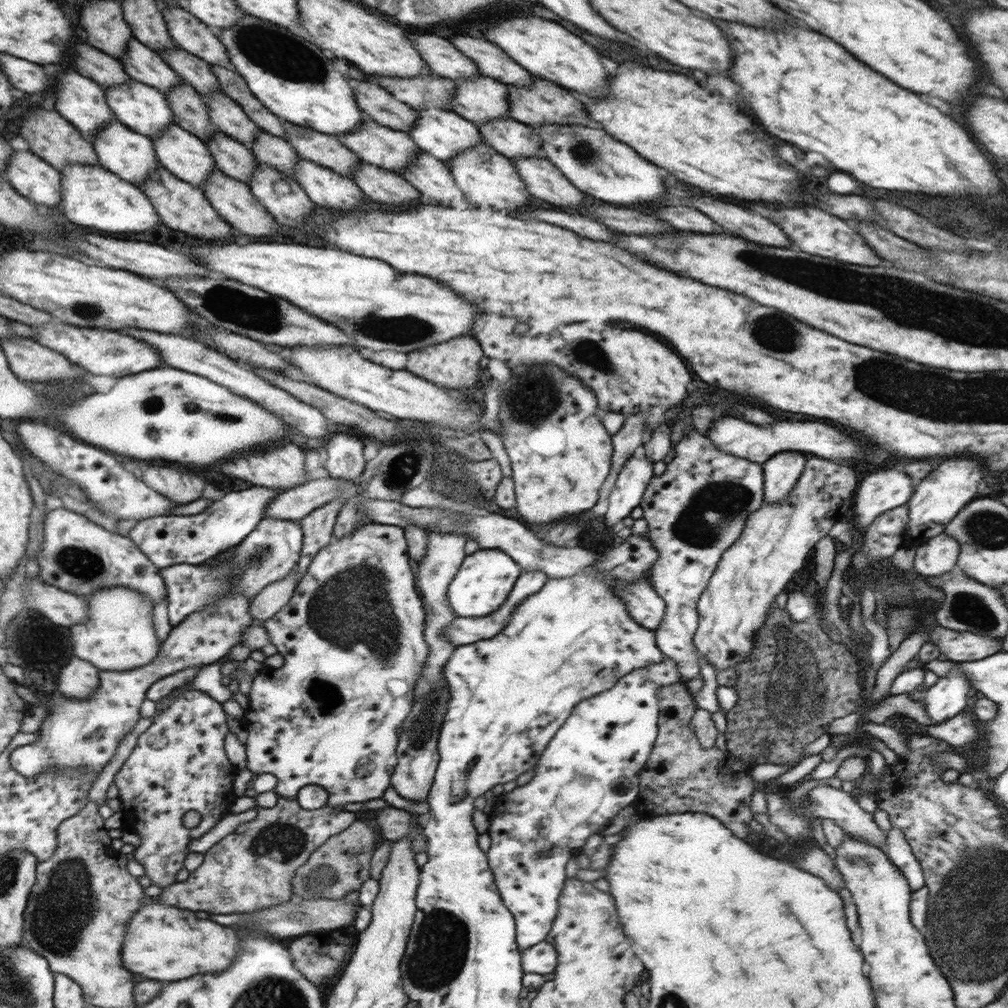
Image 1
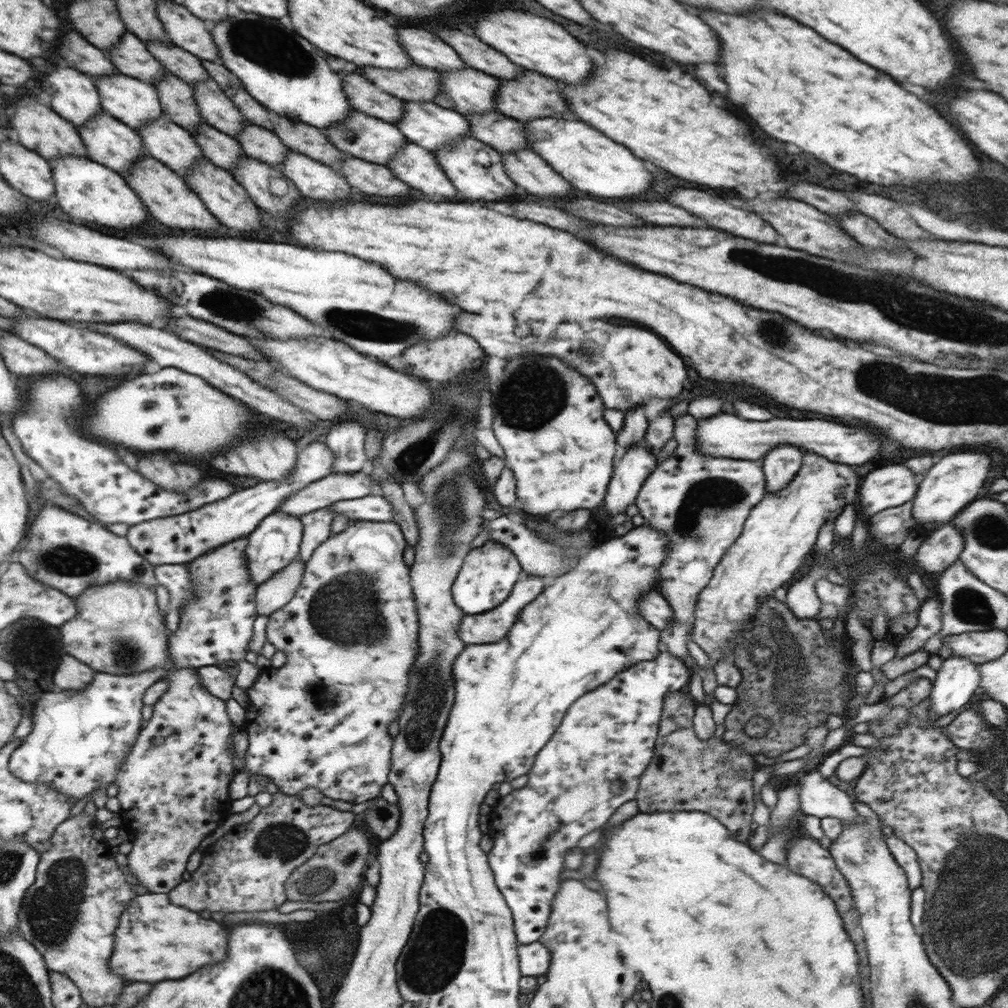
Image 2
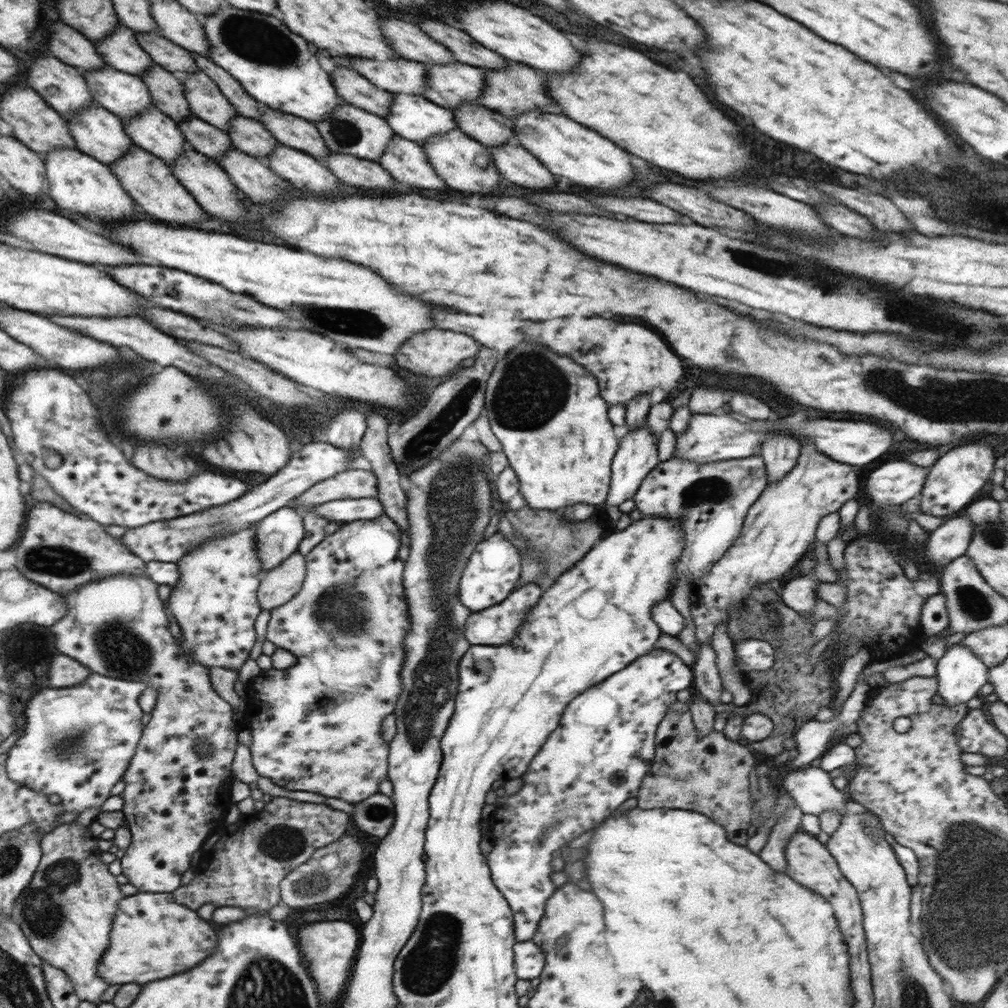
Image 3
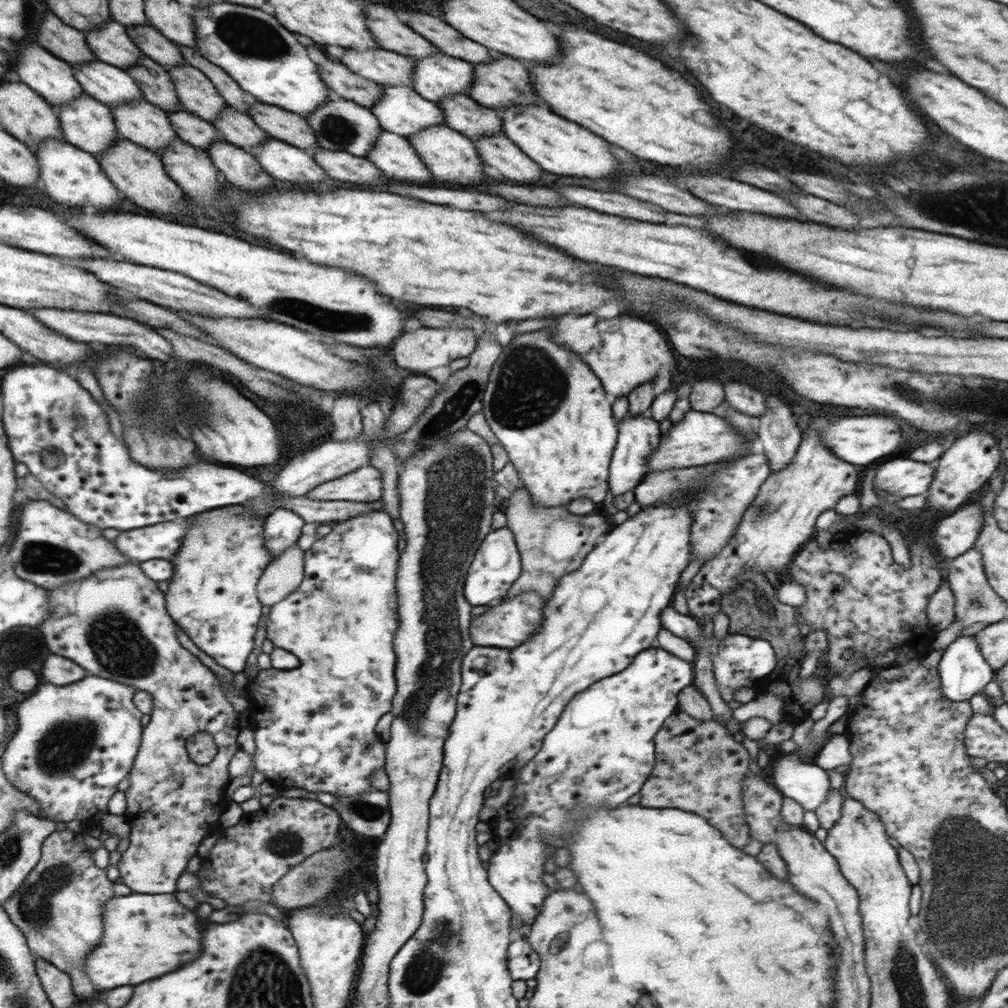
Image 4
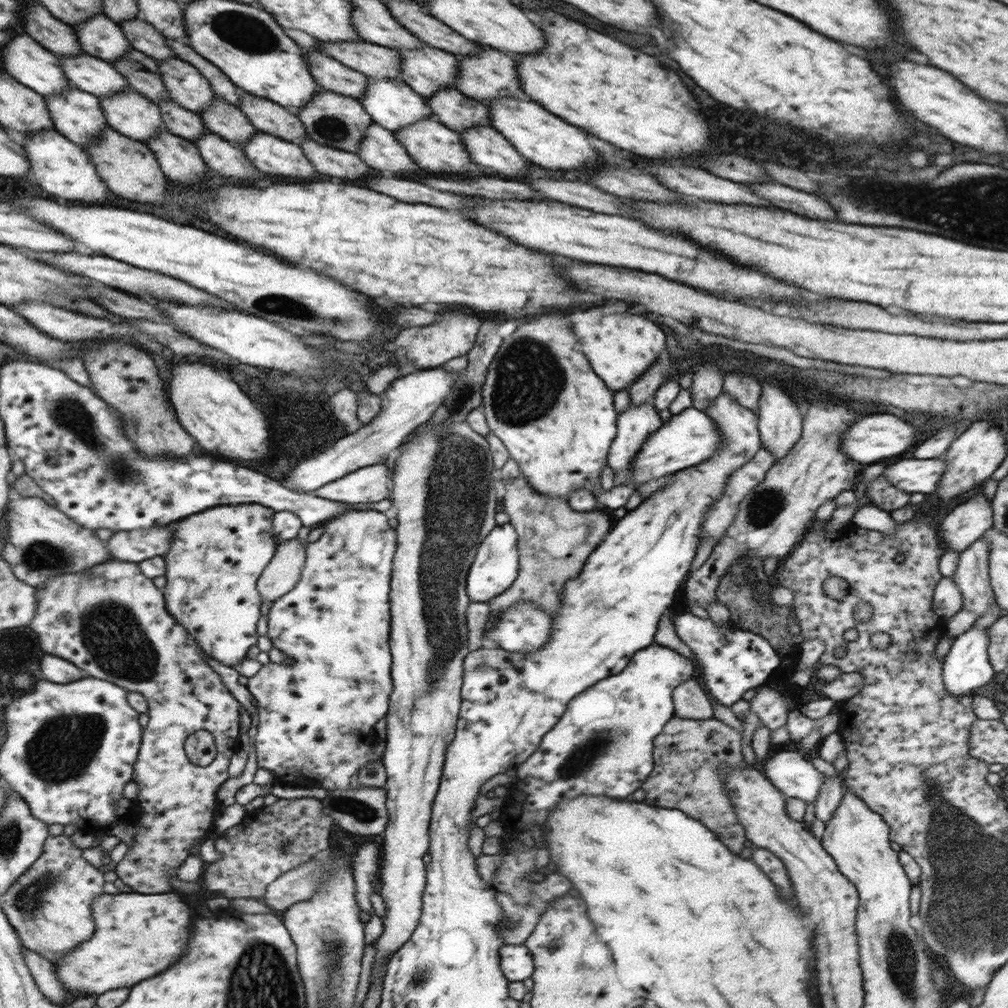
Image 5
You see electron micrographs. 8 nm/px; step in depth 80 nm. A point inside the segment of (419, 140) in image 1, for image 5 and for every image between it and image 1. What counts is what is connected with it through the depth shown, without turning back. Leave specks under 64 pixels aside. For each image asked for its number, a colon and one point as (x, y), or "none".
2: (430, 126)
3: (413, 117)
4: (401, 110)
5: (392, 104)

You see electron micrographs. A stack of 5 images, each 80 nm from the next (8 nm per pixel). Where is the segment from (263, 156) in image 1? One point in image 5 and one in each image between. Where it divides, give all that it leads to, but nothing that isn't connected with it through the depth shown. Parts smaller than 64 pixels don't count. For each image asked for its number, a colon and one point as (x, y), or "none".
2: (260, 144)
3: (249, 136)
4: (237, 128)
5: (224, 119)

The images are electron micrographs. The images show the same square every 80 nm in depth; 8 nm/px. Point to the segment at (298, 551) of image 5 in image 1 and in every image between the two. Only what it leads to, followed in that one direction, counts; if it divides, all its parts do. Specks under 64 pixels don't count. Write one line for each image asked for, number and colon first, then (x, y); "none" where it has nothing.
1: (271, 599)
2: (278, 590)
3: (278, 586)
4: (283, 575)

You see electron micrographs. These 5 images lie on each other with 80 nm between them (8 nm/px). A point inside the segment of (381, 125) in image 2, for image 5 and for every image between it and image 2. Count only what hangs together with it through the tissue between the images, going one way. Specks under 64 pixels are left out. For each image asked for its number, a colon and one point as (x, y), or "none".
3: (349, 130)
4: (340, 124)
5: (331, 119)

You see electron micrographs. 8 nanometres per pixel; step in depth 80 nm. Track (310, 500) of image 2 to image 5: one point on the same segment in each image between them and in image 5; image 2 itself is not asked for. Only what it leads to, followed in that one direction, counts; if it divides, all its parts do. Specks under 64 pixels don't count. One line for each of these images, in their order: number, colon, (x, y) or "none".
3: (353, 483)
4: (365, 484)
5: (369, 484)

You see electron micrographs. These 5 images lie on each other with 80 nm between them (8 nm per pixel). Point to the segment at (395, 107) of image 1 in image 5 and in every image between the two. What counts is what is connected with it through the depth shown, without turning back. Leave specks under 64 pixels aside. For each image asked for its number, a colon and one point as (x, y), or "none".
2: (363, 95)
3: (353, 88)
4: (343, 82)
5: (331, 75)

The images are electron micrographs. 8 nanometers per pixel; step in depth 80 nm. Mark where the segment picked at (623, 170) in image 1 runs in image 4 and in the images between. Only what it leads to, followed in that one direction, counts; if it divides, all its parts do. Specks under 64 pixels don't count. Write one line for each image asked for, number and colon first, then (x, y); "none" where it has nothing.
2: (589, 161)
3: (567, 149)
4: (561, 147)

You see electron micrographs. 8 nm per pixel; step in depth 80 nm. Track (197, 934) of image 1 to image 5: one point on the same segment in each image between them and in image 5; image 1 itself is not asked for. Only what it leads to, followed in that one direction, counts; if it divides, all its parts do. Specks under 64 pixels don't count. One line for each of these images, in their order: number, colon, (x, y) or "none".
2: (159, 941)
3: (154, 937)
4: (147, 935)
5: (139, 934)

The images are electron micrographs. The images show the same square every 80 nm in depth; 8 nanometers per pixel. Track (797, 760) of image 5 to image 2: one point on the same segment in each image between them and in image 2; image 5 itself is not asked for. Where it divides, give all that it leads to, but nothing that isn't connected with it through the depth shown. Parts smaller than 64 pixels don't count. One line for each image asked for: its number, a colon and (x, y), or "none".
2: (818, 797)
3: (811, 787)
4: (806, 783)

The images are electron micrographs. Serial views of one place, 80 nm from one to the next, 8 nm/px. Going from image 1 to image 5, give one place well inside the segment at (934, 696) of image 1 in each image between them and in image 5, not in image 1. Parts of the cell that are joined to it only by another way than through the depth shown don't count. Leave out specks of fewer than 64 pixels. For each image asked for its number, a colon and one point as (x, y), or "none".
2: (958, 679)
3: (960, 674)
4: (963, 671)
5: (966, 667)

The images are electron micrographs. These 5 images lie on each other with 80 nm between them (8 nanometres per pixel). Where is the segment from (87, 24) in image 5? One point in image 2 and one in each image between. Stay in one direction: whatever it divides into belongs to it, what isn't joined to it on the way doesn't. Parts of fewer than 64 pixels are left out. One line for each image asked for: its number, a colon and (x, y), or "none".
2: (130, 55)
3: (120, 49)
4: (110, 42)

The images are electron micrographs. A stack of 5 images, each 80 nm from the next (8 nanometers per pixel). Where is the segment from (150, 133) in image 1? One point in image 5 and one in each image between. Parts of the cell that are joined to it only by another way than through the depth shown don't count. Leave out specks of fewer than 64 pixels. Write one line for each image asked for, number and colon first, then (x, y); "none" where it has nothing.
2: (135, 102)
3: (124, 94)
4: (109, 84)
5: (88, 73)

